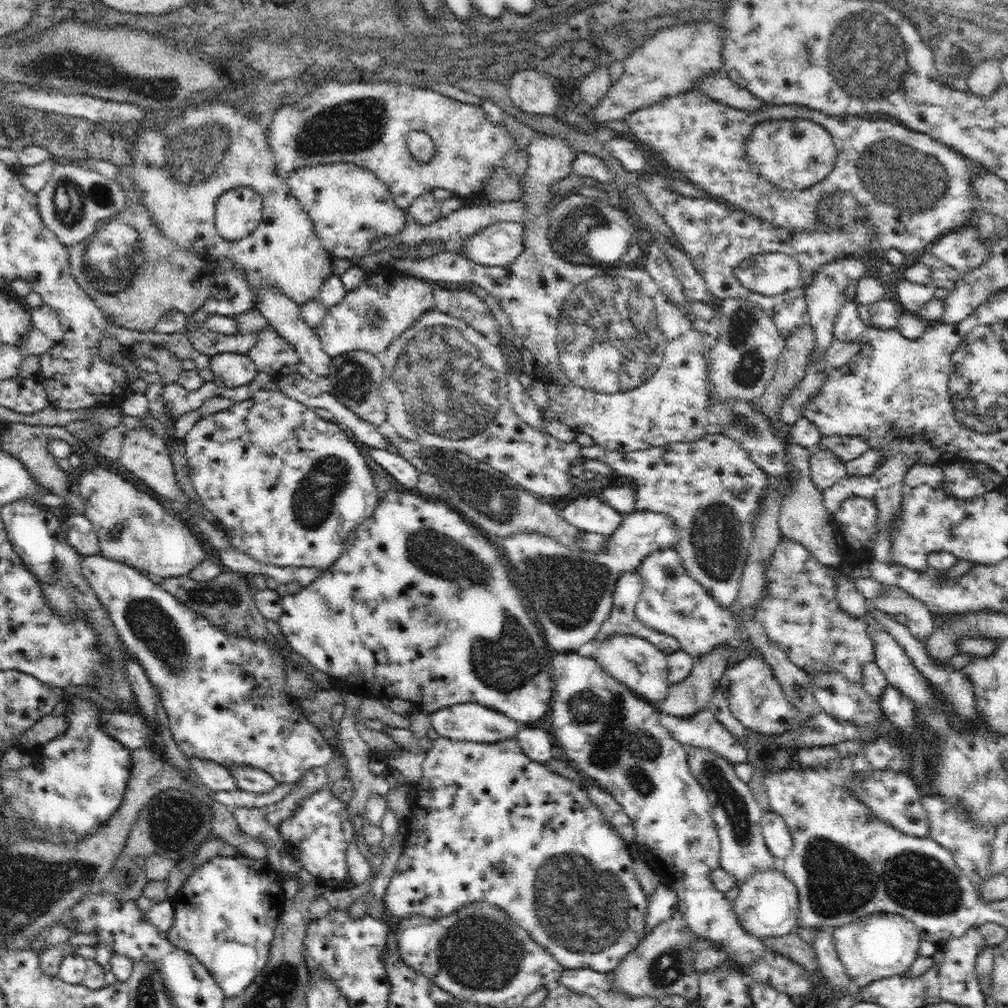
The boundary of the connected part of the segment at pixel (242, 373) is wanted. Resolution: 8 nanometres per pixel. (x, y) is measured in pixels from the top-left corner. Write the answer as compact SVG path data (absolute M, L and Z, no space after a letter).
M222 352L212 356L209 368L214 373L215 384L230 388L250 384L258 373L248 354L234 352Z

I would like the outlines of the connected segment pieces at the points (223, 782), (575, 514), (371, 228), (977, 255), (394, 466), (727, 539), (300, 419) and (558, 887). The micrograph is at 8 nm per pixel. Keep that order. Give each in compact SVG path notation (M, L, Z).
M190 759L188 762L192 765L193 772L198 779L214 792L238 790L236 779L230 773L230 769L224 765L217 764L213 761L204 761L198 759Z
M597 493L584 494L584 496L568 502L564 508L559 508L562 518L580 531L598 533L607 537L612 535L614 530L620 527L622 514L615 508L612 508L608 503L602 502L597 496Z
M356 163L302 166L288 176L287 183L291 194L310 217L324 251L332 257L351 261L354 257L363 257L372 251L370 244L376 238L396 236L406 226L406 210L396 206L386 183Z
M970 223L944 234L931 244L933 256L944 261L960 275L983 266L990 258L987 245L979 240L977 228Z
M370 447L369 454L398 484L406 490L415 489L418 485L419 470L393 449Z
M706 433L694 442L673 442L627 453L604 449L594 442L593 445L582 445L580 454L582 459L605 462L618 474L634 478L637 491L634 510L651 510L670 515L678 529L678 544L674 548L682 557L686 571L708 590L716 601L732 607L739 594L759 502L774 484L774 480L768 477L764 469L750 459L748 451L726 433Z
M256 389L252 394L241 400L234 401L232 406L207 414L200 420L195 422L193 428L185 435L182 441L185 446L185 456L190 468L189 477L194 485L194 490L200 498L200 502L210 510L220 524L224 526L223 531L231 542L232 548L238 551L244 551L246 555L262 563L270 563L276 566L316 566L316 568L328 568L332 562L336 562L336 558L342 554L344 544L354 538L354 530L356 526L370 518L376 506L380 502L381 491L376 488L372 479L372 469L366 463L366 458L360 452L360 448L350 439L350 433L345 430L340 424L334 421L327 421L327 431L320 432L316 428L316 420L318 415L314 408L298 402L296 399L288 397L282 391Z
M440 736L431 741L431 748L422 765L422 777L412 787L415 794L412 794L410 799L412 817L409 821L409 830L404 838L403 851L382 900L385 908L398 918L403 919L413 914L441 917L468 903L486 901L508 912L520 927L528 931L528 935L536 943L540 943L546 951L554 955L555 960L565 970L591 969L604 973L614 971L645 937L643 928L649 899L636 880L633 858L628 851L629 843L608 824L608 820L598 812L598 807L588 800L588 793L584 788L571 779L552 772L544 763L531 760L522 751L516 738L500 739L494 744L489 744L489 742L456 741Z

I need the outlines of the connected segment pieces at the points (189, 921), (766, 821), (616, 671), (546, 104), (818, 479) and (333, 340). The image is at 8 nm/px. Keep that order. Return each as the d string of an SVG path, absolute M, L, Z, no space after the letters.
M243 855L213 856L185 880L176 893L172 905L173 924L166 932L168 939L180 950L194 955L212 973L225 998L242 994L266 967L275 935L275 926L285 902L283 879L267 861L258 861Z
M770 810L764 813L761 826L770 853L779 862L782 862L790 854L793 846L791 833L783 816Z
M631 634L608 636L600 642L595 653L590 657L594 657L600 663L600 667L612 675L614 679L628 686L630 691L648 702L657 704L668 695L672 683L668 679L667 655L645 638Z
M536 69L515 72L509 79L509 97L514 106L530 114L556 115L560 112L560 96L550 80Z
M813 448L809 465L811 468L811 481L816 489L823 493L841 478L847 475L845 462L831 450L825 448Z
M384 270L374 272L357 290L348 291L336 306L327 309L322 324L315 329L324 353L332 358L348 354L352 350L364 350L381 356L400 334L412 327L422 314L432 309L434 287L431 282L417 277L396 276L390 272L386 274Z

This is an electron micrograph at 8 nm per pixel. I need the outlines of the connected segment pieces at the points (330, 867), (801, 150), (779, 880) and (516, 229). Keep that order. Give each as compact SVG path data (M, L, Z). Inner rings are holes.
M322 789L300 801L291 815L278 827L284 850L300 860L302 868L318 879L322 888L340 890L354 886L348 876L345 852L356 832L350 822L347 803L336 798L329 789Z
M786 118L764 120L756 124L748 136L745 154L760 177L774 183L774 188L789 191L805 189L824 180L834 169L837 150L824 126L810 119Z
M780 865L766 868L764 872L754 872L739 887L738 897L732 902L738 922L744 930L756 938L774 938L792 932L797 924L799 911L798 893L795 884L786 878Z
M496 222L464 240L461 255L482 266L508 266L524 250L524 224Z

